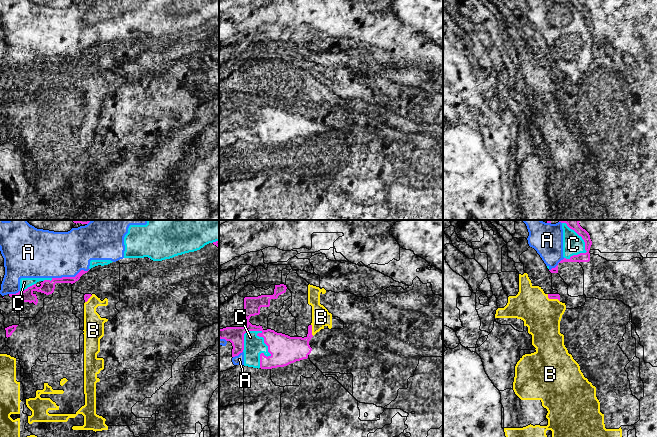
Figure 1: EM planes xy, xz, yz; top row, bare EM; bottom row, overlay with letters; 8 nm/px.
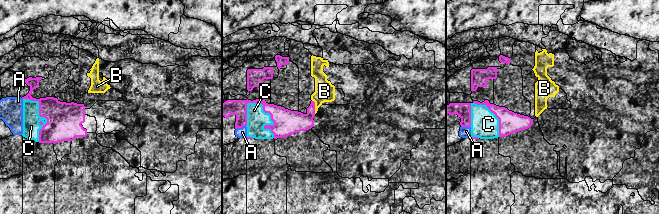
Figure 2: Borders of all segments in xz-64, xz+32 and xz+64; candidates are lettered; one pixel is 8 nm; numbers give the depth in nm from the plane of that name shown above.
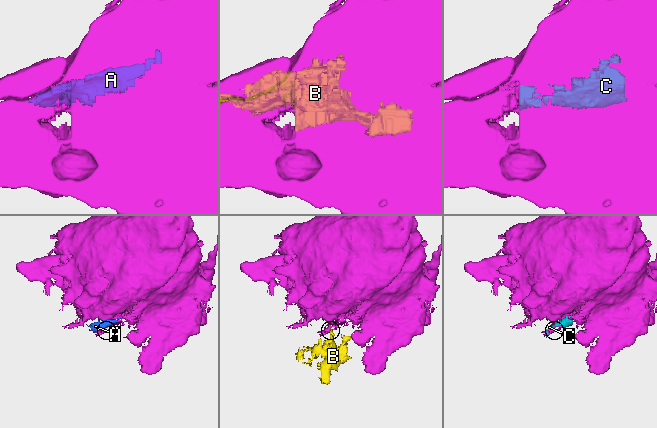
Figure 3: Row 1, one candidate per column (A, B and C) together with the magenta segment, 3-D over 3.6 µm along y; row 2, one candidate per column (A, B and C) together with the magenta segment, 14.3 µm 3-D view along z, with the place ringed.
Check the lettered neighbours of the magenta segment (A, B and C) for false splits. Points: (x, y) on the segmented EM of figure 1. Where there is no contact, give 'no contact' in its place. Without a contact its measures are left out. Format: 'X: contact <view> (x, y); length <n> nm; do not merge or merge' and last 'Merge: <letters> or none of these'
A: contact xy (70, 277); length 320 nm; do not merge
B: contact yz (552, 298); length 120 nm; do not merge
C: contact xz (268, 349); length 320 nm; do not merge
Merge: none of these

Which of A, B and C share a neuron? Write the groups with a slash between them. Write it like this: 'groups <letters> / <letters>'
groups A C / B

